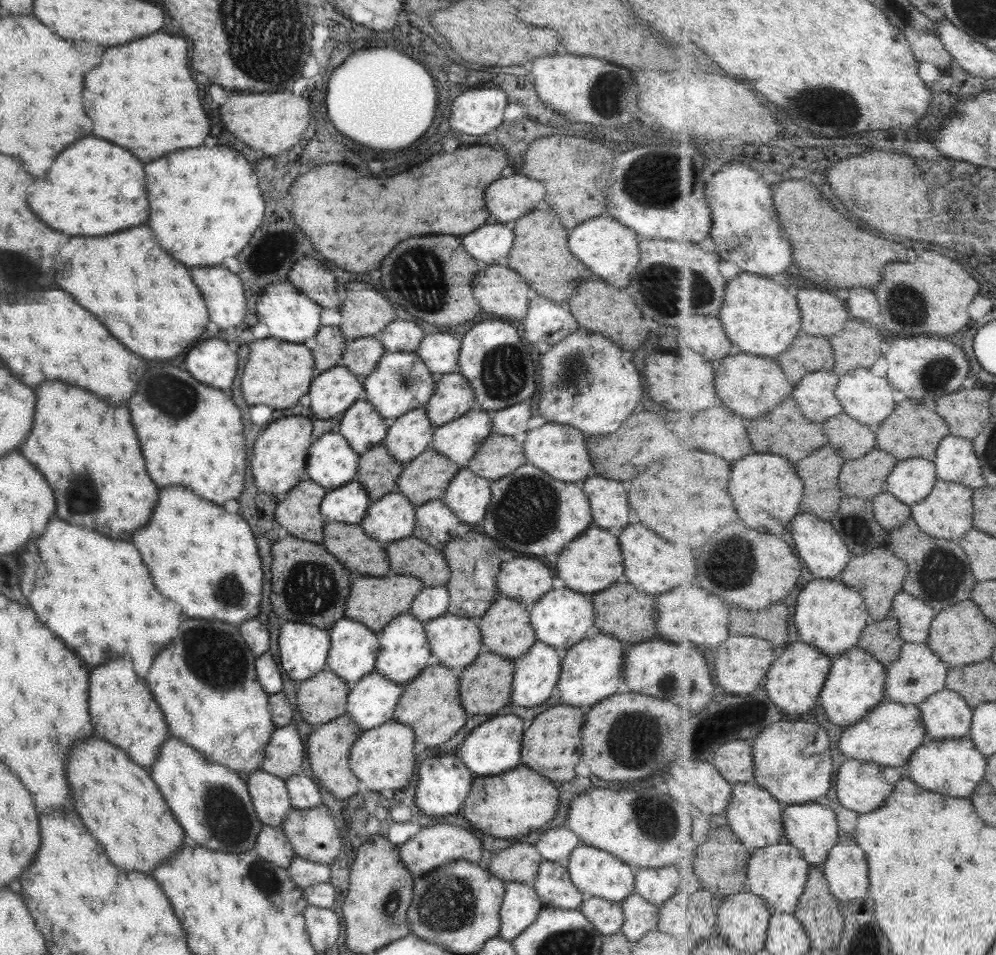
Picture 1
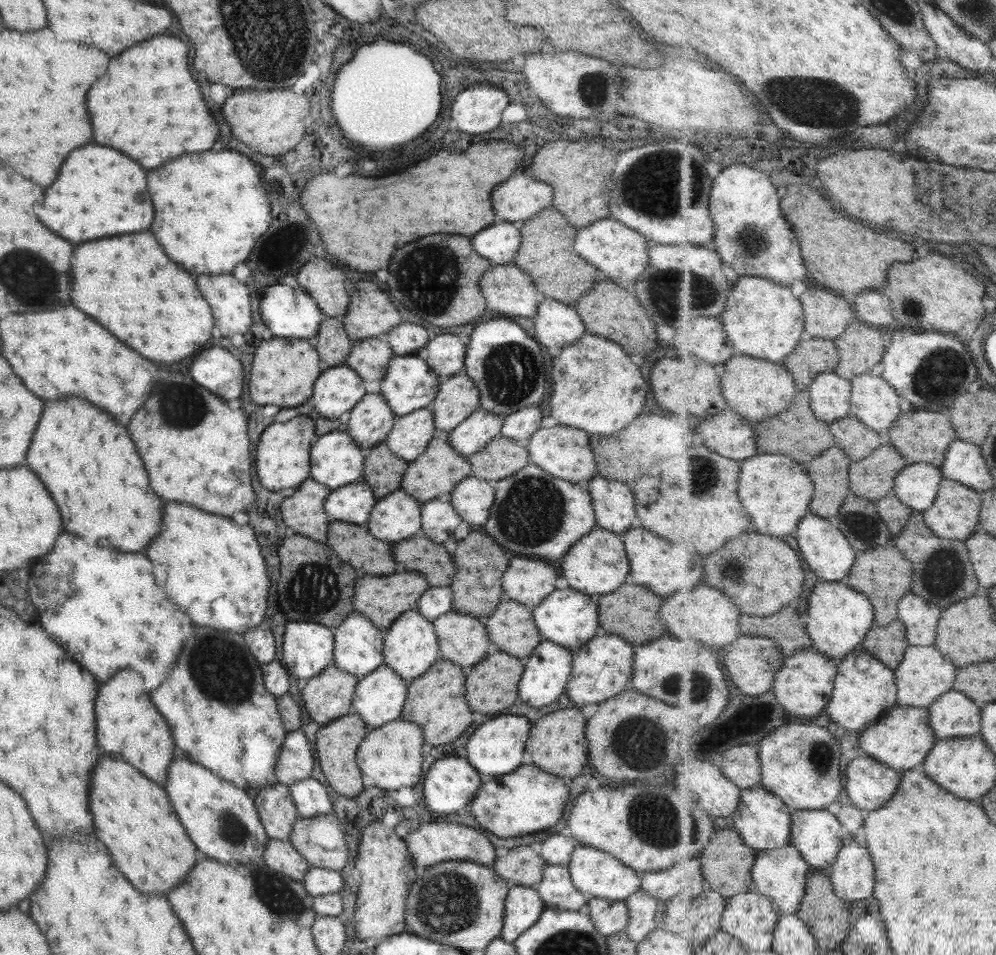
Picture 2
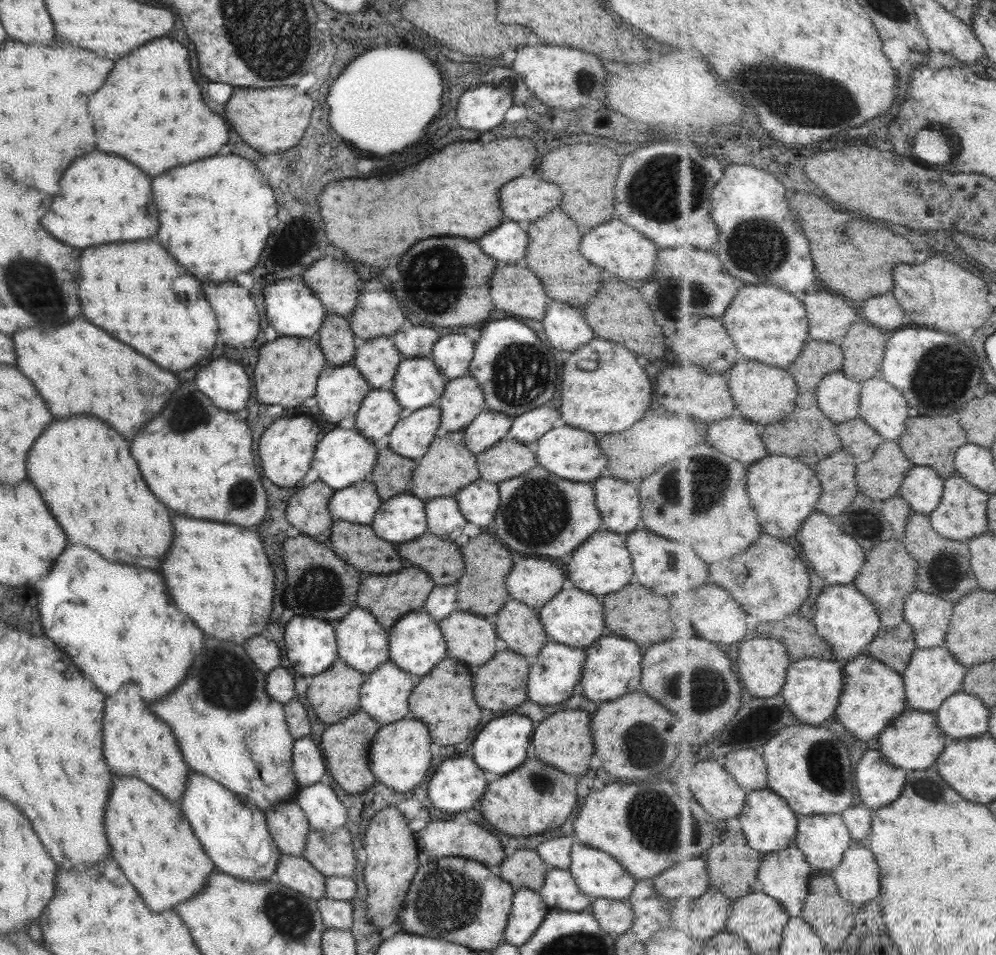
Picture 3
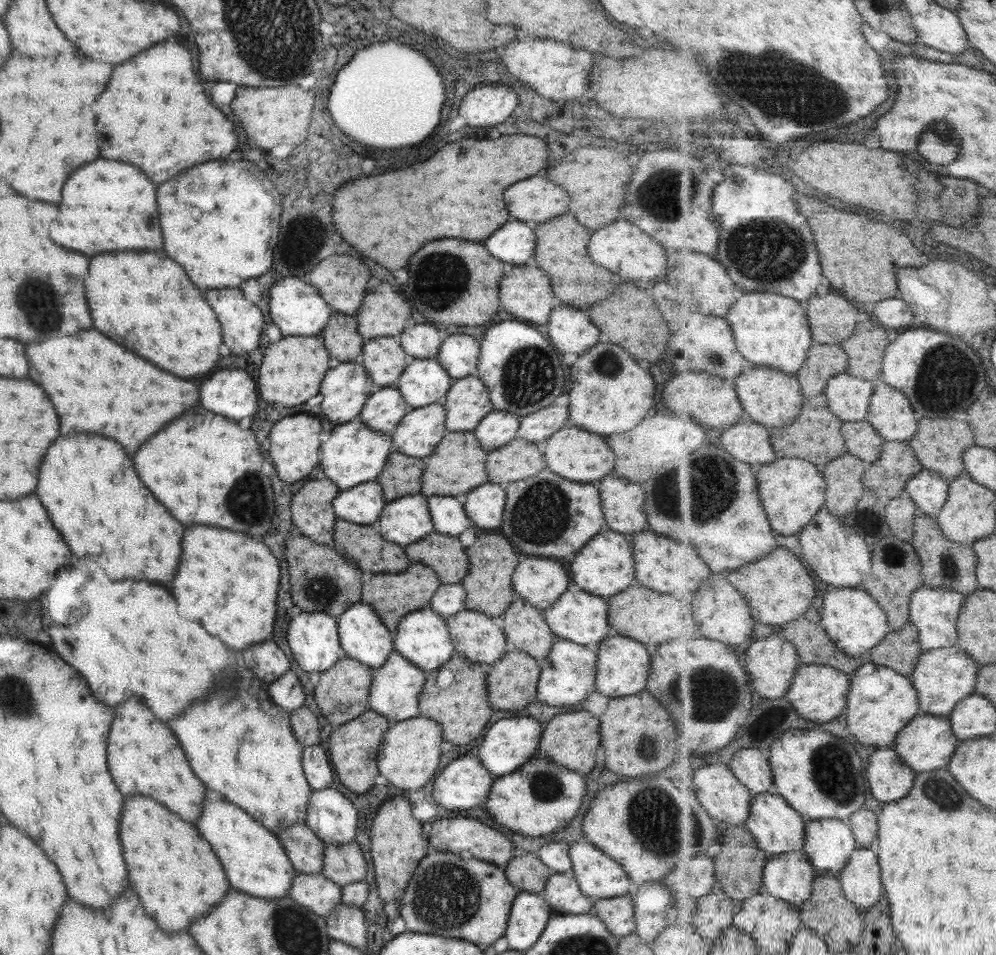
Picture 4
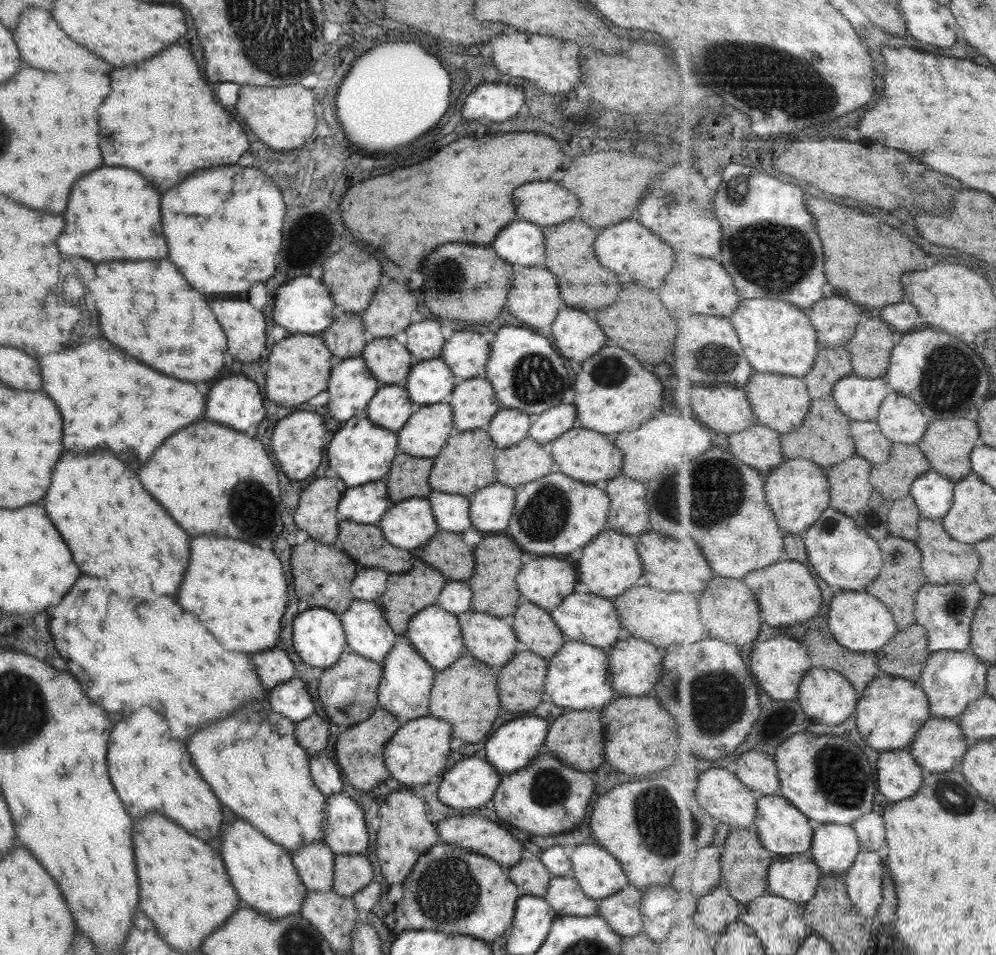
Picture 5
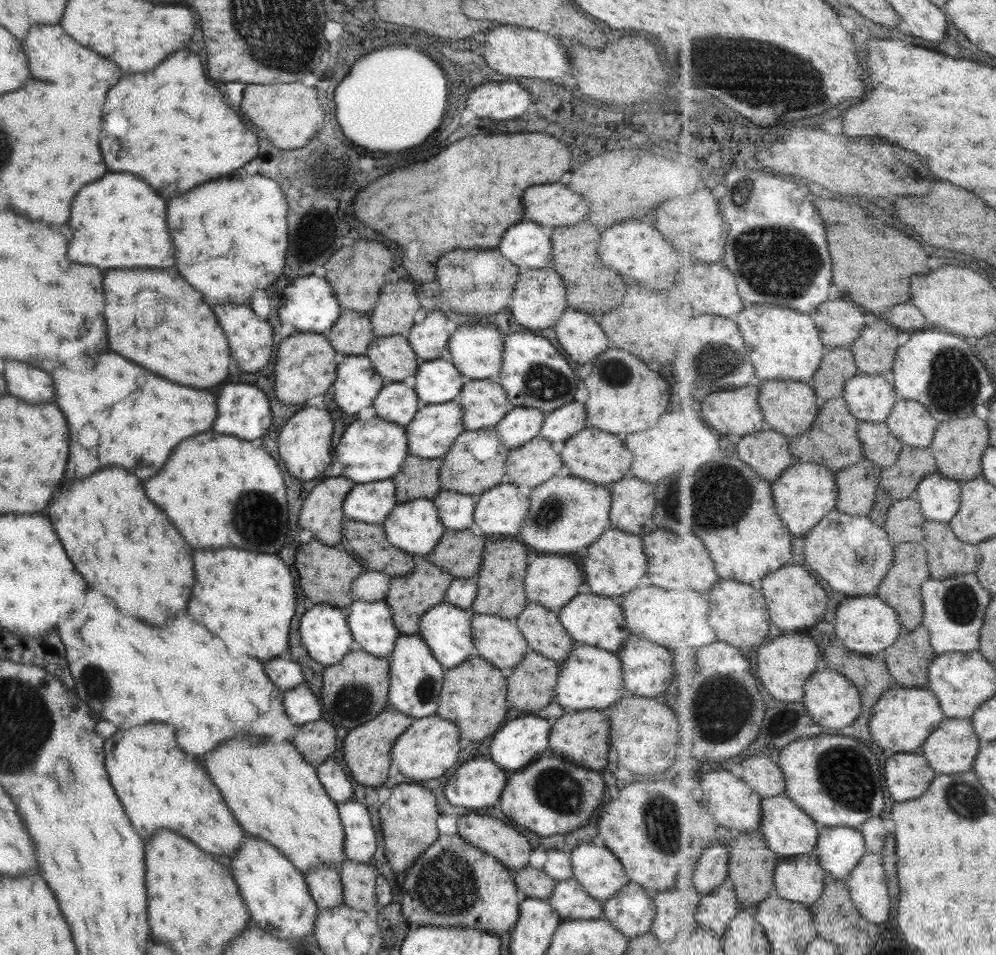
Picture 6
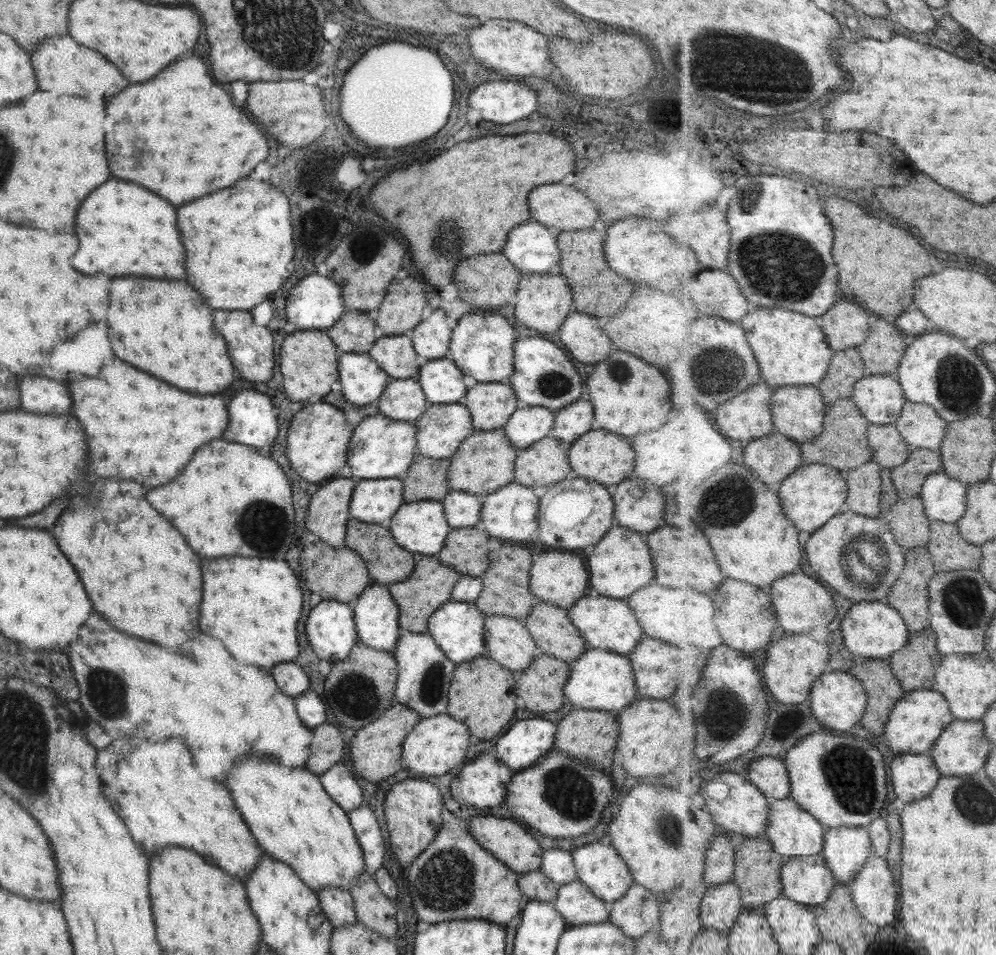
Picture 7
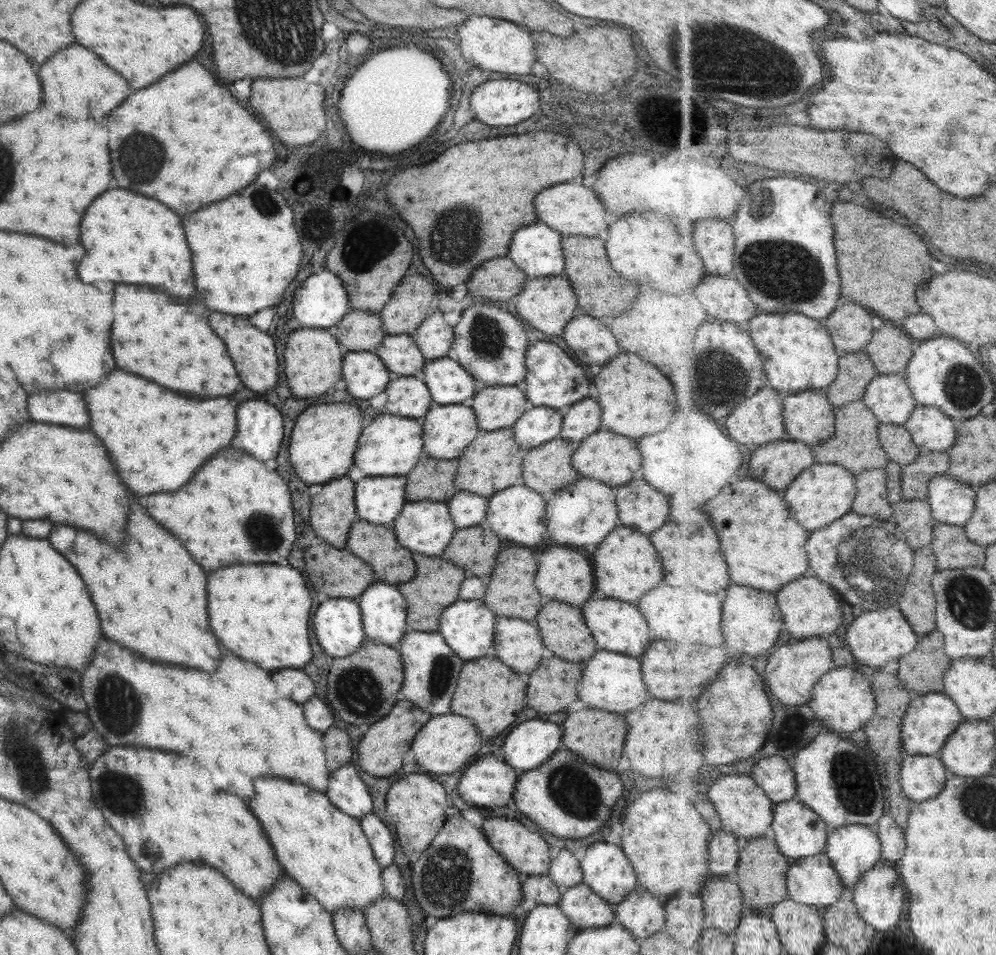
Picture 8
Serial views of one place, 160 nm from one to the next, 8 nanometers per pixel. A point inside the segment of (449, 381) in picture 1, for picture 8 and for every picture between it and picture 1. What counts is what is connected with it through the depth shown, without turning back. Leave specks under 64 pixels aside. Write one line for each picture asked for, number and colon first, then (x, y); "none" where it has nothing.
2: (456, 397)
3: (462, 400)
4: (466, 402)
5: (472, 401)
6: (483, 402)
7: (490, 404)
8: (495, 407)

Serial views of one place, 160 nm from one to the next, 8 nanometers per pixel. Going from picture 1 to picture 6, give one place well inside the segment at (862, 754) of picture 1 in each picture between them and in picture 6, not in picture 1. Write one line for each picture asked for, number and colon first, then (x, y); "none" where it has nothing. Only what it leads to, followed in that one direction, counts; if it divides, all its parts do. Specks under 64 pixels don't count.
2: (903, 738)
3: (915, 740)
4: (928, 743)
5: (941, 745)
6: (953, 748)

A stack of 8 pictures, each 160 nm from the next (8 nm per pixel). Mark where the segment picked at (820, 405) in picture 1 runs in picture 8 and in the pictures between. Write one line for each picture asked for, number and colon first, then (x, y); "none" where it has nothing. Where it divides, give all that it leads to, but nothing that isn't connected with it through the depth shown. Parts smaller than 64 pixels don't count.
2: (830, 393)
3: (839, 397)
4: (850, 396)
5: (861, 399)
6: (871, 398)
7: (881, 398)
8: (890, 396)

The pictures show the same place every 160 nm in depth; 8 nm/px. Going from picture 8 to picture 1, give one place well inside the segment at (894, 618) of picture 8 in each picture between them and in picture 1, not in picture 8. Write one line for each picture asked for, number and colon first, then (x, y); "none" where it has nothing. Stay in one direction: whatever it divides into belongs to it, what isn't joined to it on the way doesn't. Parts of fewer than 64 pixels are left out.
1: (832, 616)
2: (840, 617)
3: (848, 620)
4: (855, 620)
5: (859, 620)
6: (866, 624)
7: (871, 630)

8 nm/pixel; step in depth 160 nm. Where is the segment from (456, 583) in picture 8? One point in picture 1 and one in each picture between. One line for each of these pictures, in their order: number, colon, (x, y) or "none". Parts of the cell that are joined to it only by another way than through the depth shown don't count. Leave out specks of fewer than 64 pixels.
1: (373, 601)
2: (381, 599)
3: (387, 597)
4: (391, 596)
5: (405, 594)
6: (409, 596)
7: (430, 584)

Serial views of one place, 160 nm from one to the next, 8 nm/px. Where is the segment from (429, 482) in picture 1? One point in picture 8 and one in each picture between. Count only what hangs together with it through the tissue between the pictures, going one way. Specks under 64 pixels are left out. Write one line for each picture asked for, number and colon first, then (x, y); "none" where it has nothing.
2: (432, 474)
3: (447, 466)
4: (456, 466)
5: (464, 464)
6: (475, 461)
7: (484, 461)
8: (492, 461)

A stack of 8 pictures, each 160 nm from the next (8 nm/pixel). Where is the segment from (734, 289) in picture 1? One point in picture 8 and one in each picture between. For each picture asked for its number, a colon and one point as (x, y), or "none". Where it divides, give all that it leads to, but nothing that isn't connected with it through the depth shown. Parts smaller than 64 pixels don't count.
2: (764, 320)
3: (769, 325)
4: (771, 330)
5: (779, 338)
6: (785, 345)
7: (791, 349)
8: (799, 354)

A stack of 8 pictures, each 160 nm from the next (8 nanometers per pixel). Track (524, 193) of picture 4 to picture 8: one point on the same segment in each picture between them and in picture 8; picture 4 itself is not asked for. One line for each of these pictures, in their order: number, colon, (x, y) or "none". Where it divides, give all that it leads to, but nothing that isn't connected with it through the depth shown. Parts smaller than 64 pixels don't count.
5: (544, 203)
6: (553, 205)
7: (555, 206)
8: (569, 208)

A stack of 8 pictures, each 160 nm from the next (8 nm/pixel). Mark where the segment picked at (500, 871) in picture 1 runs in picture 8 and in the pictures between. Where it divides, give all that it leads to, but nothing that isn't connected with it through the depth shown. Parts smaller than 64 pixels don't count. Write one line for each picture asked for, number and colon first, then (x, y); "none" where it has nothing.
2: (522, 865)
3: (523, 870)
4: (527, 873)
5: (530, 877)
6: (531, 883)
7: (534, 886)
8: (536, 890)

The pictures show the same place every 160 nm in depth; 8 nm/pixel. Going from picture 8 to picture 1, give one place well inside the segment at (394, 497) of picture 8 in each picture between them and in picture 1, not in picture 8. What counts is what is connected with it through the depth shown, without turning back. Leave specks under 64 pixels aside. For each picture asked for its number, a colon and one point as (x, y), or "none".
1: (348, 503)
2: (351, 503)
3: (357, 503)
4: (361, 504)
5: (363, 504)
6: (370, 502)
7: (374, 501)

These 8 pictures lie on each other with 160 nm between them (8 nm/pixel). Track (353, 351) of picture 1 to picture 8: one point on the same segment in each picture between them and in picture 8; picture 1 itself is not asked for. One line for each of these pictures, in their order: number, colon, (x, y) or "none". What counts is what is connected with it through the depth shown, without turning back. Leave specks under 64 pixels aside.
2: (369, 357)
3: (376, 360)
4: (383, 359)
5: (388, 362)
6: (391, 357)
7: (394, 355)
8: (398, 353)

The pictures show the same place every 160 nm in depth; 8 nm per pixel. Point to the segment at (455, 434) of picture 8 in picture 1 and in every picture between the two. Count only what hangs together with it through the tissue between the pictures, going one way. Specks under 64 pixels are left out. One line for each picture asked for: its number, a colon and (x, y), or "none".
1: (408, 435)
2: (409, 435)
3: (411, 435)
4: (417, 433)
5: (423, 434)
6: (433, 428)
7: (439, 428)

